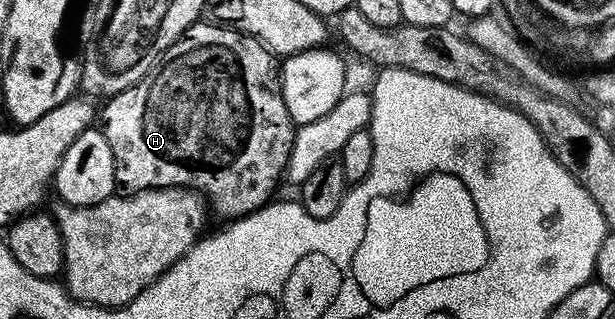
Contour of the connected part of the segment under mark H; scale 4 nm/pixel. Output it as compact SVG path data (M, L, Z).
M200 19L190 25L178 41L174 41L158 59L153 68L136 83L125 91L106 98L101 109L101 128L109 147L113 151L115 160L115 184L127 193L140 193L142 189L194 189L209 202L210 208L223 219L238 219L247 217L262 209L276 196L275 188L279 180L284 180L289 163L289 155L293 151L296 124L291 120L289 107L285 107L283 98L283 83L281 80L281 65L276 54L272 53L262 41L256 37L248 37L246 33L239 33L235 29L228 29L225 25L212 23L207 19Z

